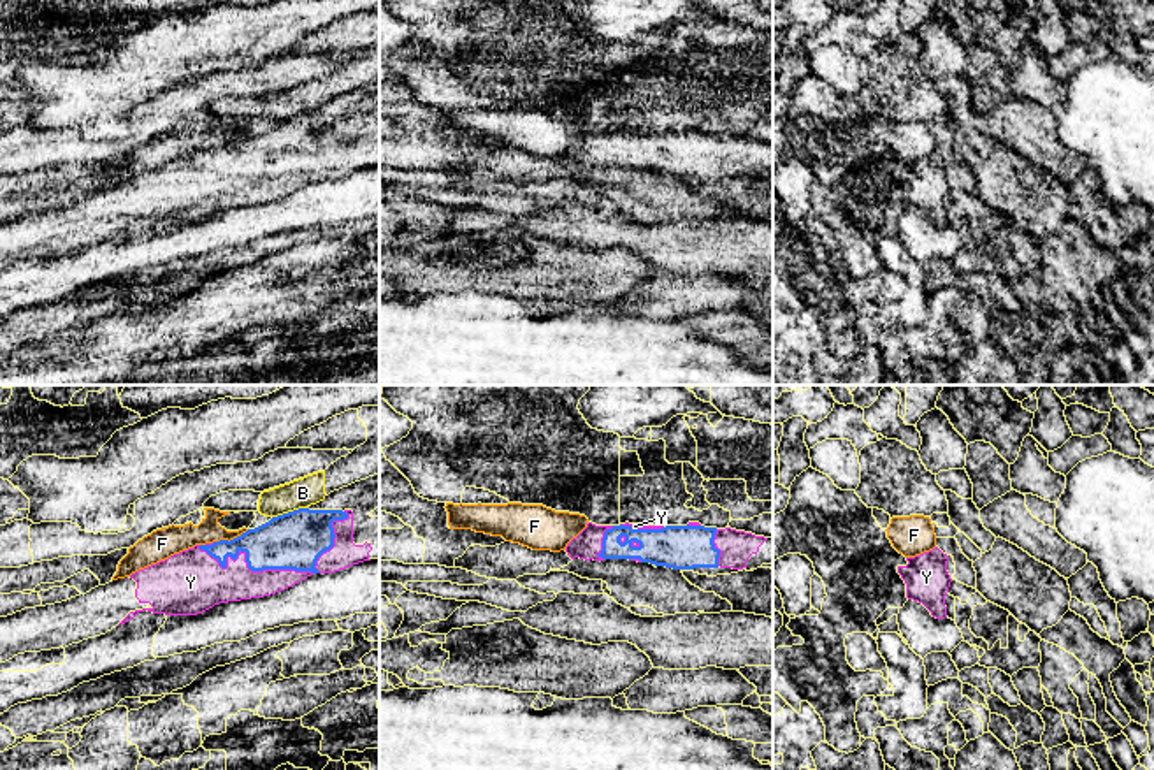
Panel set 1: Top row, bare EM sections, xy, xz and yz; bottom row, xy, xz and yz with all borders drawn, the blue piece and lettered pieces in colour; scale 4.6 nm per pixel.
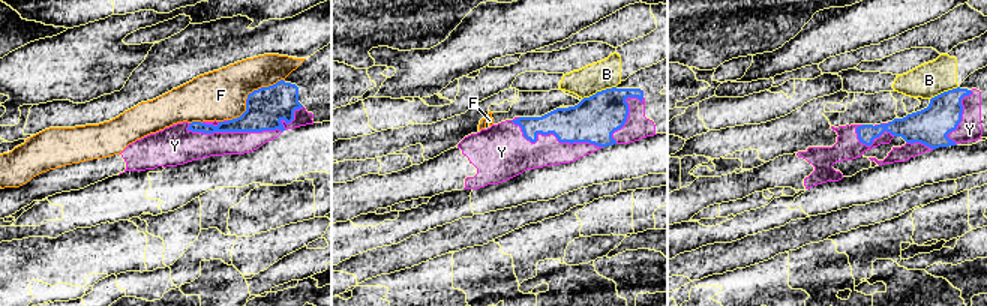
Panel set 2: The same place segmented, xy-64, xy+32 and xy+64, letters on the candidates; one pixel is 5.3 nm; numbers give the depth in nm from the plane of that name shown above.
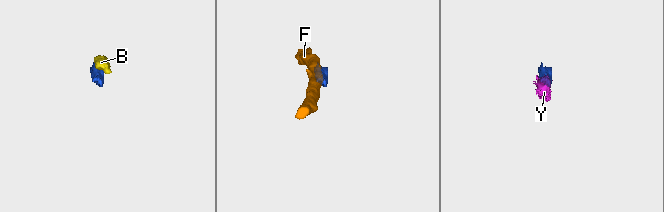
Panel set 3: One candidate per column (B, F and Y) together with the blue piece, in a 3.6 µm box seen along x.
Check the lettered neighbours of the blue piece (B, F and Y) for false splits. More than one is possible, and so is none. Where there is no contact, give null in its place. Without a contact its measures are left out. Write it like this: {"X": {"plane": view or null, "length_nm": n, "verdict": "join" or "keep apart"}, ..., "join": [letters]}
{"B": {"plane": "xy", "length_nm": 170, "verdict": "keep apart"}, "F": {"plane": "xy", "length_nm": 170, "verdict": "keep apart"}, "Y": {"plane": "xy", "length_nm": 550, "verdict": "join"}, "join": ["Y"]}

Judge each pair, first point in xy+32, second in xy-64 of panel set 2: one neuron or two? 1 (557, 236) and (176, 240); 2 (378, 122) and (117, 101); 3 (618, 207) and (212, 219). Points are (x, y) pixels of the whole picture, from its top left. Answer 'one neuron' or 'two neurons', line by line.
1: two neurons
2: one neuron
3: two neurons

